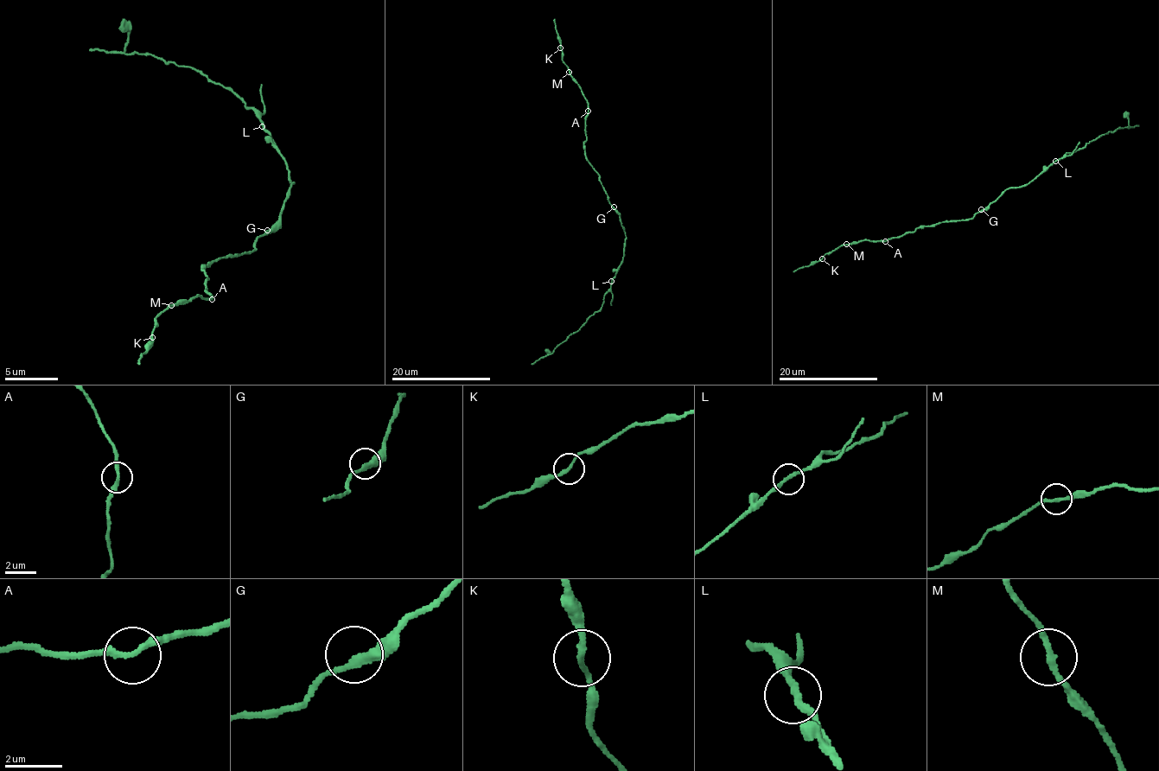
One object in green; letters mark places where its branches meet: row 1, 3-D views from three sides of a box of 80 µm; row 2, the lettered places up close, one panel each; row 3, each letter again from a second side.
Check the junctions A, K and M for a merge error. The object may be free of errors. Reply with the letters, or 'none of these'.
A

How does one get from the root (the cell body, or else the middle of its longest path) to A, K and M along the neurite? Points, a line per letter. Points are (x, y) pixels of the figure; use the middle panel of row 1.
A: (612, 208), (599, 174), (585, 155), (588, 111)
K: (612, 208), (599, 174), (585, 155), (588, 102), (563, 61), (560, 47)
M: (612, 208), (599, 174), (585, 155), (588, 102), (580, 86), (569, 72)

